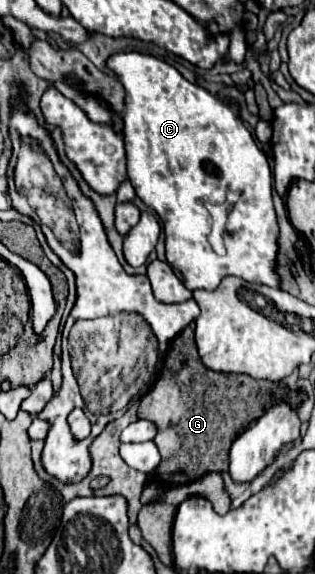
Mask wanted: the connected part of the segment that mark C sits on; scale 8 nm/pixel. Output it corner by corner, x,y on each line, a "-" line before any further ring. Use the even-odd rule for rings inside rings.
116,53
108,59
108,67
118,75
120,83
124,85
126,89
126,109
124,109
124,137
126,137
126,157
128,157
128,177
136,189
136,195
150,207
158,213
162,225
164,225
164,235
166,235
166,259
170,263
170,267
174,269
174,273
182,279
182,283
190,289
190,291
196,291
196,289
206,289
206,291
214,291
218,289
222,277
226,275
236,275
248,283
256,283
256,285
268,285
268,287
280,287
280,275
276,273
276,255
278,255
278,221
276,221
276,213
274,213
274,205
272,205
272,171
270,171
270,165
268,165
268,159
266,155
258,149
258,145
254,143
250,131
244,127
242,119
240,119
240,107
236,101
228,99
228,101
222,101
218,97
214,97
210,91
206,91
204,87
196,85
196,83
190,83
186,81
172,65
152,57
152,55
142,55
142,53
-
229,191
238,191
240,193
240,199
236,203
236,225
244,225
244,235
242,231
236,231
236,239
228,245
228,253
226,257
220,257
212,251
210,243
208,243
208,233
210,233
210,215
206,209
202,209
202,201
208,201
208,203
226,203
227,194

